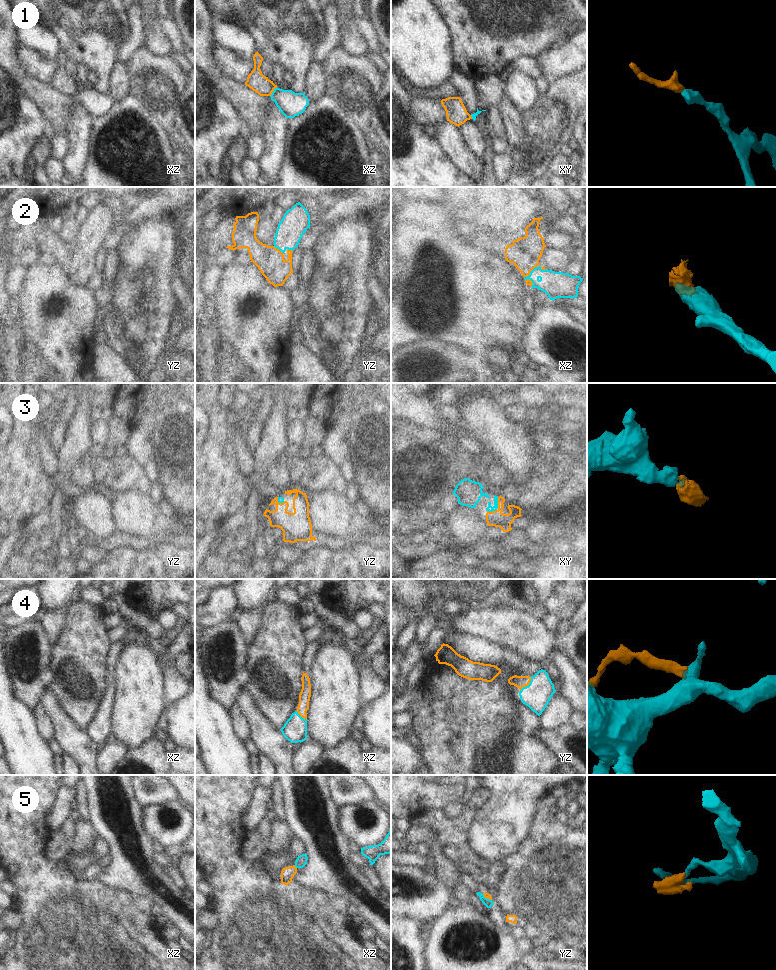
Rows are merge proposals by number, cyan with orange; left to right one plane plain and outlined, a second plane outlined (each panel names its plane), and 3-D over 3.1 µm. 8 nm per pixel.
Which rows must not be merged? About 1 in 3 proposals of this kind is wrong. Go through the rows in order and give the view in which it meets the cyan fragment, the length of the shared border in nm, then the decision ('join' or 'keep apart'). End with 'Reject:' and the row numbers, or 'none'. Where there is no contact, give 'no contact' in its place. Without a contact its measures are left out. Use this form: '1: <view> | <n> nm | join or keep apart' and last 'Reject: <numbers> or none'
1: xz | 90 nm | join
2: xz | 190 nm | join
3: xy | 90 nm | join
4: yz | 160 nm | join
5: xz | 40 nm | keep apart
Reject: 5

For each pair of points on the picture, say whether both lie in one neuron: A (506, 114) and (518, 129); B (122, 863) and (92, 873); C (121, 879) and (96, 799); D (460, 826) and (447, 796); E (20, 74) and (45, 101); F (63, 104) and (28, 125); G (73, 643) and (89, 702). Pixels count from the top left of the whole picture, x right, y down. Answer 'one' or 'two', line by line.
A: one
B: two
C: one
D: two
E: one
F: two
G: one

